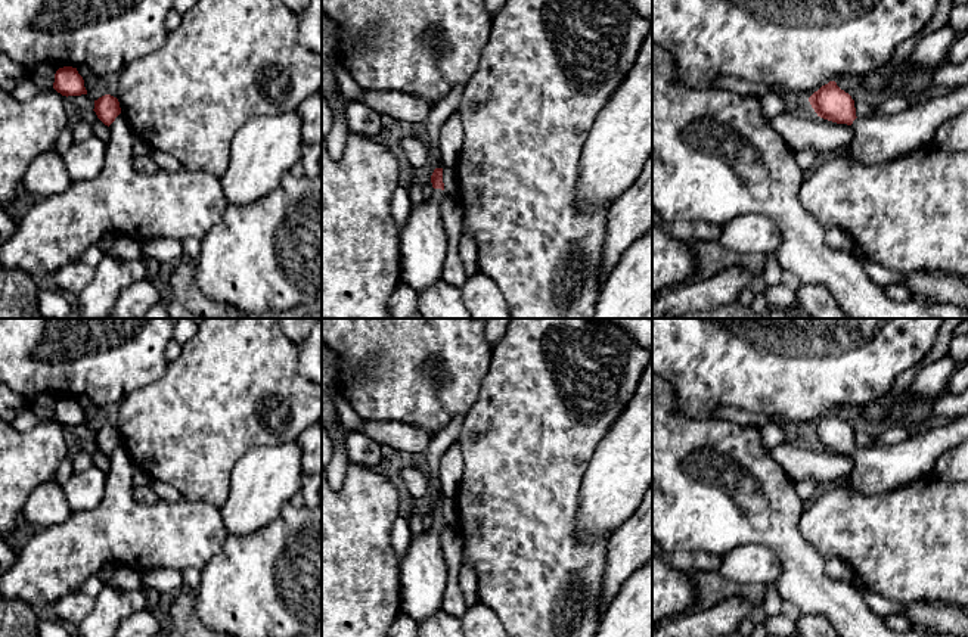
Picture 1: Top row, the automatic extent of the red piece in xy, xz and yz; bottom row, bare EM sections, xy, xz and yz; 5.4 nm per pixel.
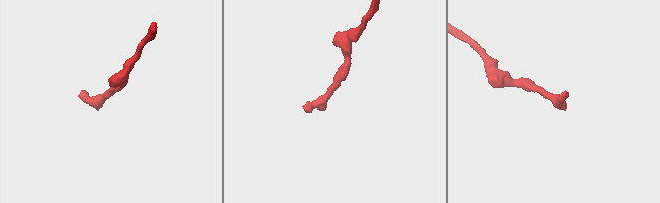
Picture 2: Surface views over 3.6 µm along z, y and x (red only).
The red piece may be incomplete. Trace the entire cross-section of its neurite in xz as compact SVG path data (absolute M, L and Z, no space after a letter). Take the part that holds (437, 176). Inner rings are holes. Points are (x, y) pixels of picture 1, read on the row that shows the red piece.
M443 168L431 175L432 195L412 206L400 232L401 282L416 293L431 288L441 279L447 252L447 234L441 215L441 203L447 196L443 183Z

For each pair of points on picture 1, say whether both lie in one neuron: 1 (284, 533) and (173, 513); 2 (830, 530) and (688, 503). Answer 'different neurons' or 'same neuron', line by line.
1: different neurons
2: different neurons

